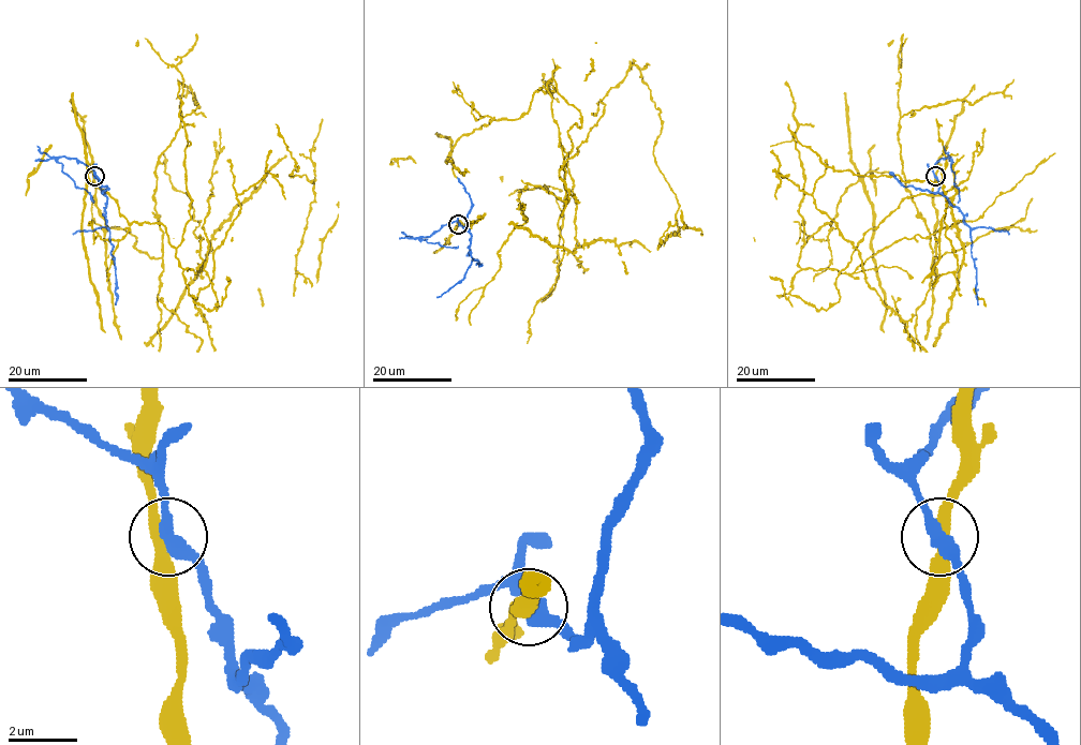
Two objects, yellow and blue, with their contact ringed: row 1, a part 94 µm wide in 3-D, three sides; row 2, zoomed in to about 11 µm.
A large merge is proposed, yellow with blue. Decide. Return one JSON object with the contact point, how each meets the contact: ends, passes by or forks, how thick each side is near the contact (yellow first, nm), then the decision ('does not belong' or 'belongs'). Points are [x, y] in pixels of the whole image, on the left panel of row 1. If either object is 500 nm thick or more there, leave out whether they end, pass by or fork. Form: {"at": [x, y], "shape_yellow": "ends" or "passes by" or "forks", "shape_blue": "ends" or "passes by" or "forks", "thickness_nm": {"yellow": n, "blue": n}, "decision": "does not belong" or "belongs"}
{"at": [94, 176], "shape_yellow": "passes by", "shape_blue": "passes by", "thickness_nm": {"yellow": 360, "blue": 400}, "decision": "belongs"}

